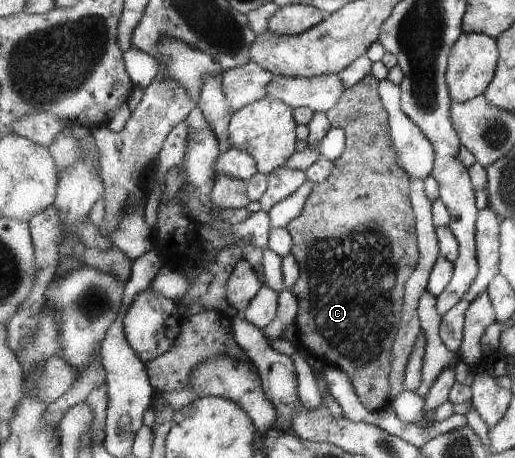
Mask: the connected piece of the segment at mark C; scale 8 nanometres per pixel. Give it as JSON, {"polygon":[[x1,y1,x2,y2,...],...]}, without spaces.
{"polygon":[[368,75,358,85,346,89,338,105,327,111,332,127,346,132,346,149,334,162,333,174,325,182,315,184,304,213,288,227,293,237,291,254,298,260,301,271,292,289,299,301,296,324,300,347,307,348,326,365,345,371,351,377,362,405,372,411,388,407,390,401,389,375,393,345,403,318,405,285,421,256,417,242,417,215,411,202,411,179,397,160,389,113,378,97,378,85,380,80]]}

